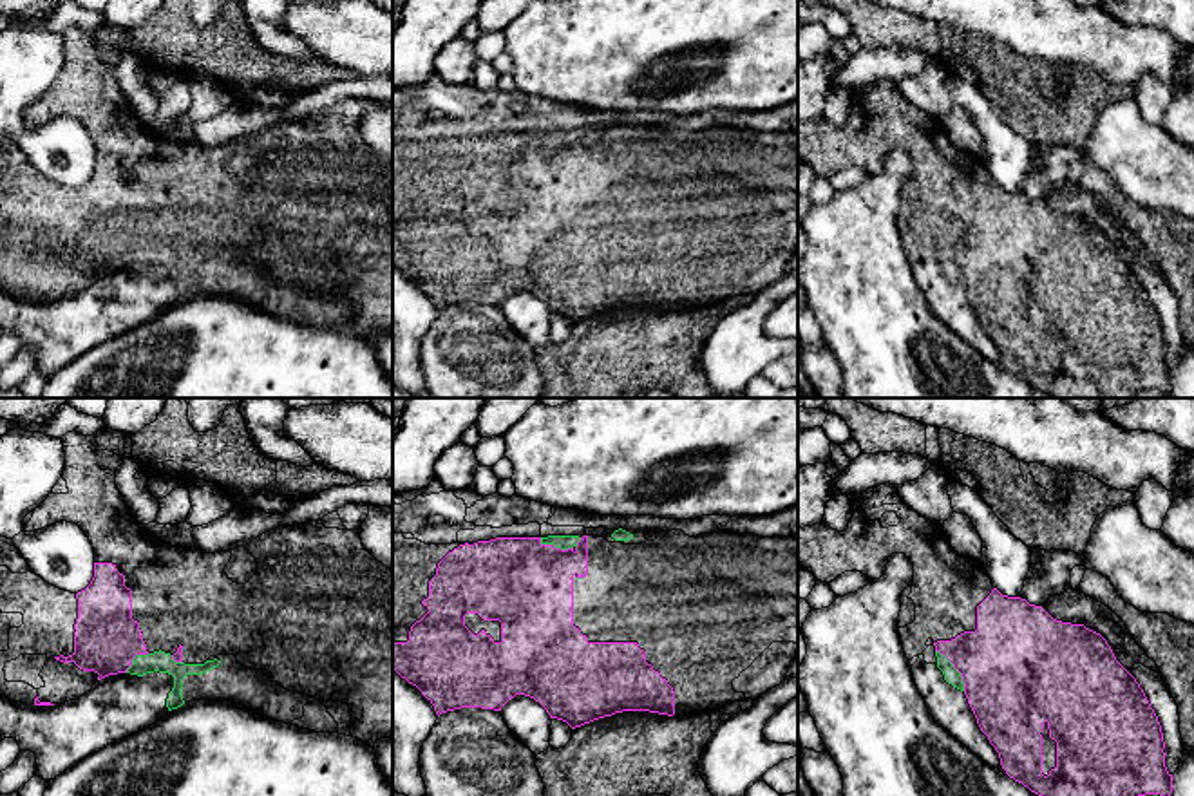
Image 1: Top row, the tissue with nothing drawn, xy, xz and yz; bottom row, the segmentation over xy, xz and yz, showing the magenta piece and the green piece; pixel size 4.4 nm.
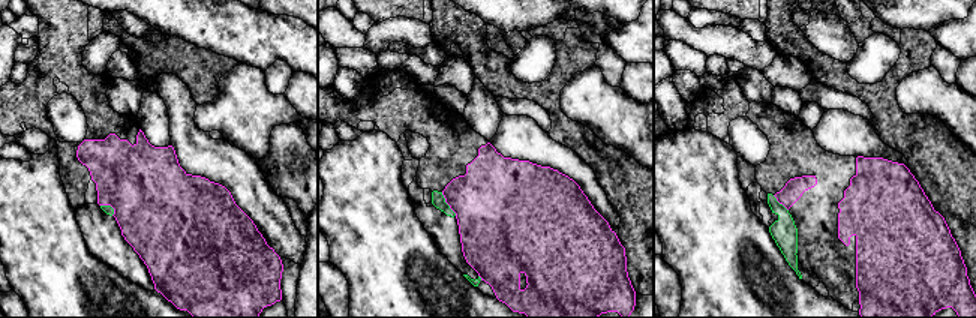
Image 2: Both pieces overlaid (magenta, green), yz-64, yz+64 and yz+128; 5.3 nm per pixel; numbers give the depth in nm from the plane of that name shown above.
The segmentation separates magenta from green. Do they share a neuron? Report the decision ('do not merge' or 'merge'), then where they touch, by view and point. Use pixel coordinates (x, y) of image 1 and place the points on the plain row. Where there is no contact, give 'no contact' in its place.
do not merge | yz (956, 263)

